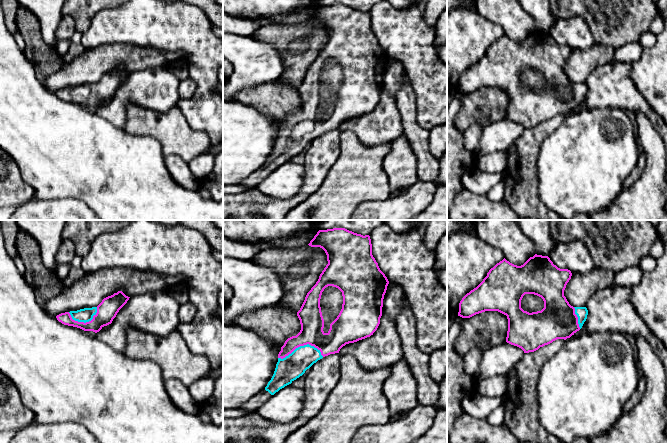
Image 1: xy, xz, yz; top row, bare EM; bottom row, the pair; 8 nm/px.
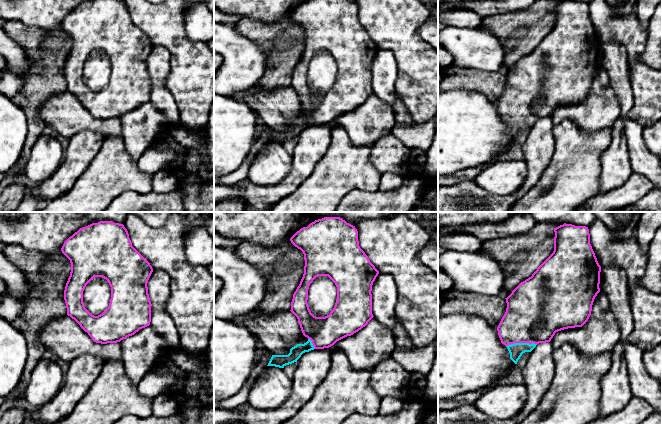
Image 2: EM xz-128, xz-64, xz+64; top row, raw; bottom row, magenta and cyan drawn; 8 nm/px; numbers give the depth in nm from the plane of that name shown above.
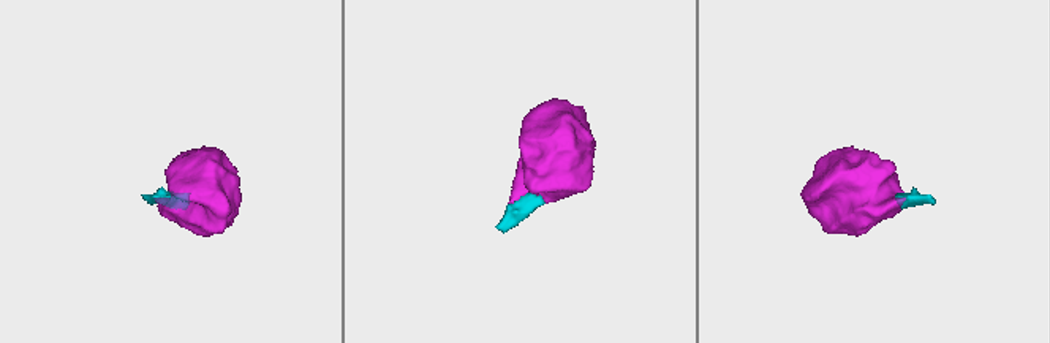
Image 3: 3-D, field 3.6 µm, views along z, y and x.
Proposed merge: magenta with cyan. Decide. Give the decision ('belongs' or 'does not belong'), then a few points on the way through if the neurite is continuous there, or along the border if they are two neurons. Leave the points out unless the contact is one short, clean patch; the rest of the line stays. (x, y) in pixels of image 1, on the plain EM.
belongs; runs through xz (312, 99), (311, 111), (301, 121), (301, 127), (288, 145)

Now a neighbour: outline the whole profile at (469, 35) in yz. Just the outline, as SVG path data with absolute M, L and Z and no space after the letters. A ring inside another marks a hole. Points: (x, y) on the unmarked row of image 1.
M473 0L466 1L466 7L456 7L447 13L447 93L458 91L462 74L483 57L491 44L504 35L500 25L486 20L476 11Z

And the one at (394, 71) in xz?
M389 59L383 75L382 91L395 98L404 73L405 68L399 60Z

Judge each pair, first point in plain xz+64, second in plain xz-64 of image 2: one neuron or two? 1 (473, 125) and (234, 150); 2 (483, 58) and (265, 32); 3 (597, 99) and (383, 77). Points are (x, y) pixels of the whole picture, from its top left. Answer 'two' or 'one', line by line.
1: one
2: two
3: two

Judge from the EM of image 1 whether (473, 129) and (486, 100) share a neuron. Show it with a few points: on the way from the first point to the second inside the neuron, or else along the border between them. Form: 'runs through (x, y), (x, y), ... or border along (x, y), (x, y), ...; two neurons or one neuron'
border along (482, 124), (473, 122), (462, 132); two neurons

